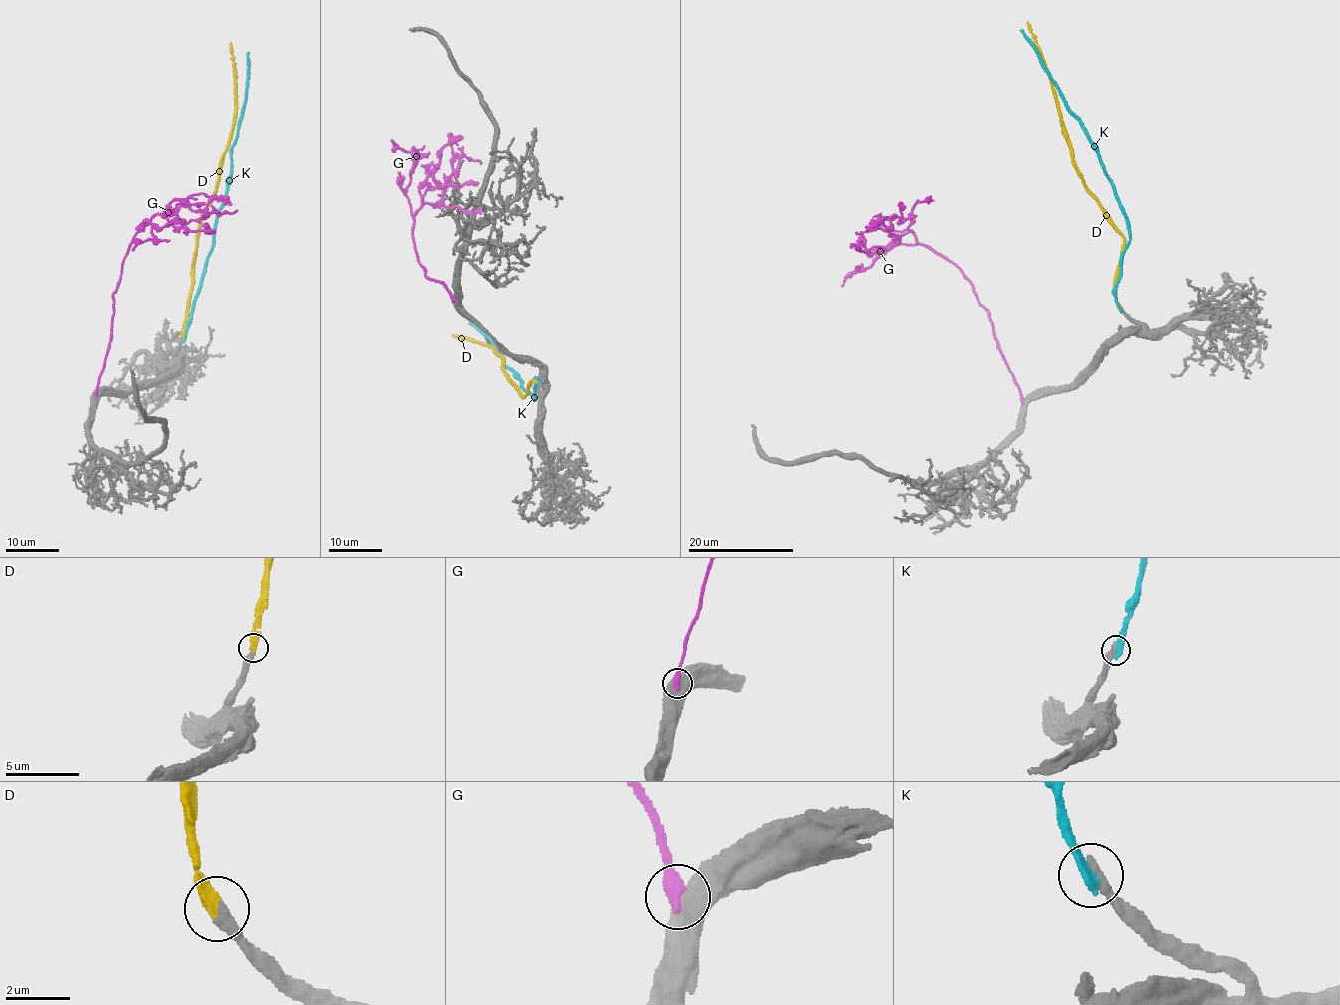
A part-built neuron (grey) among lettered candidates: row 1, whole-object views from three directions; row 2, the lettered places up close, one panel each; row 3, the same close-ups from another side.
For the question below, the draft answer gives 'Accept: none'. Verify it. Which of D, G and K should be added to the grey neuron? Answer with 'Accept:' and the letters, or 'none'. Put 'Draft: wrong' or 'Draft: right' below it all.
Accept: D
Draft: wrong

